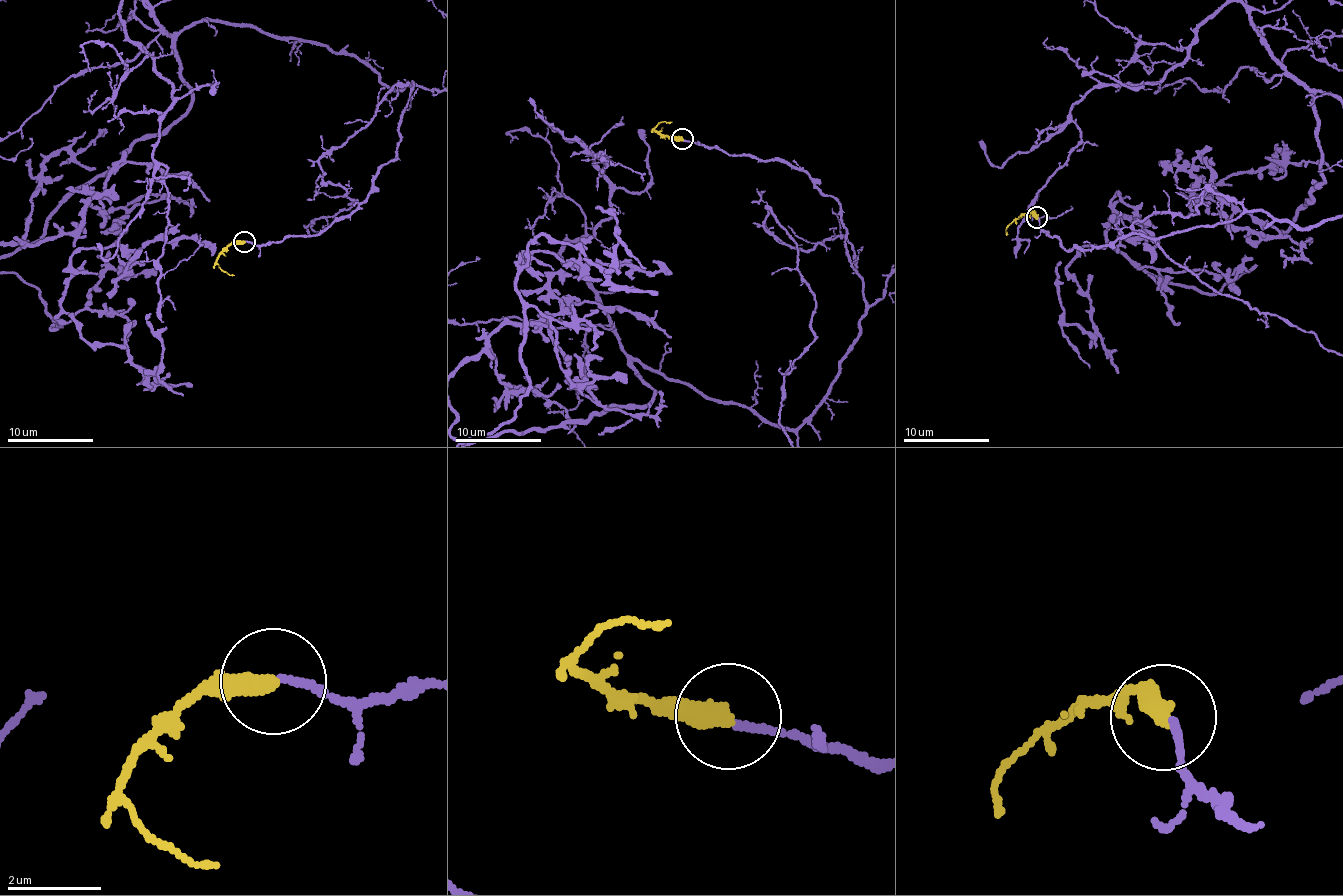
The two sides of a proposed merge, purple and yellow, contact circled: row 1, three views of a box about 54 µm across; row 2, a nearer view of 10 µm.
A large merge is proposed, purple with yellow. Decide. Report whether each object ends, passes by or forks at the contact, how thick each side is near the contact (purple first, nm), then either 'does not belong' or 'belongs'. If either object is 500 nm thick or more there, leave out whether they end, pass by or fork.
purple ends there; yellow ends there; 150 nm thick on the purple side, 440 nm on the other; belongs

